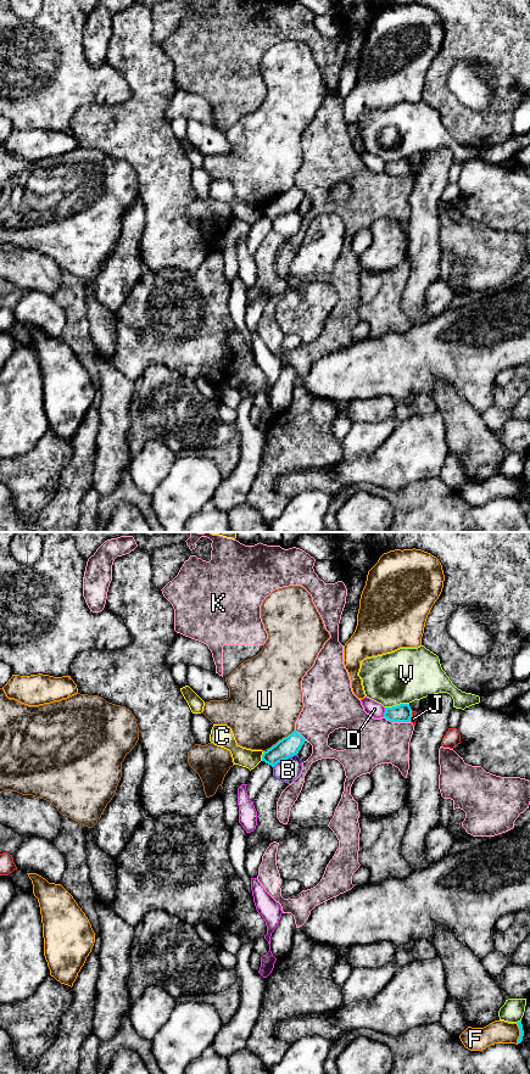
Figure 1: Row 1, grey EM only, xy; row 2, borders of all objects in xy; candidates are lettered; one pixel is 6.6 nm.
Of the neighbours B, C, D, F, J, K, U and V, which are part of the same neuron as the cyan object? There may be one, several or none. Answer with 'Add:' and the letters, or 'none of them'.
Add: none of them

